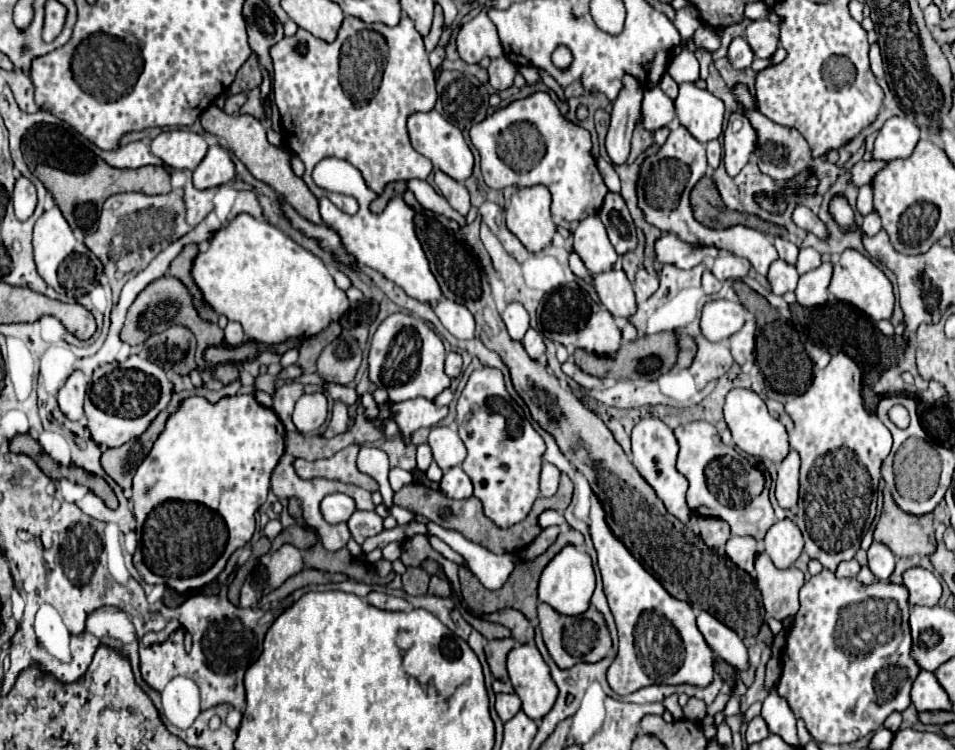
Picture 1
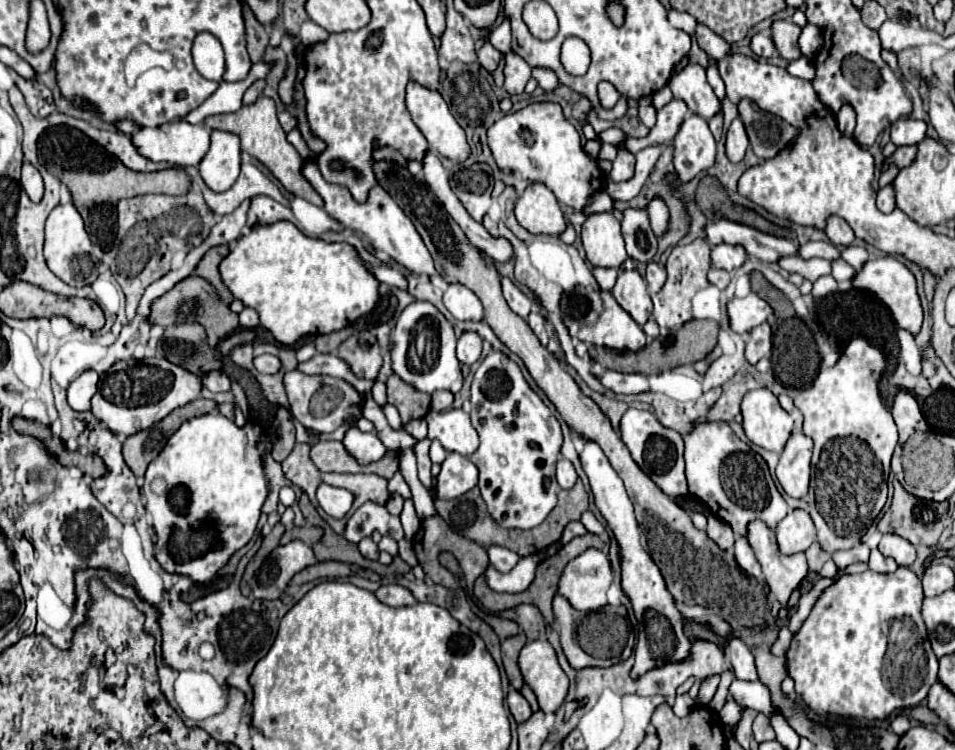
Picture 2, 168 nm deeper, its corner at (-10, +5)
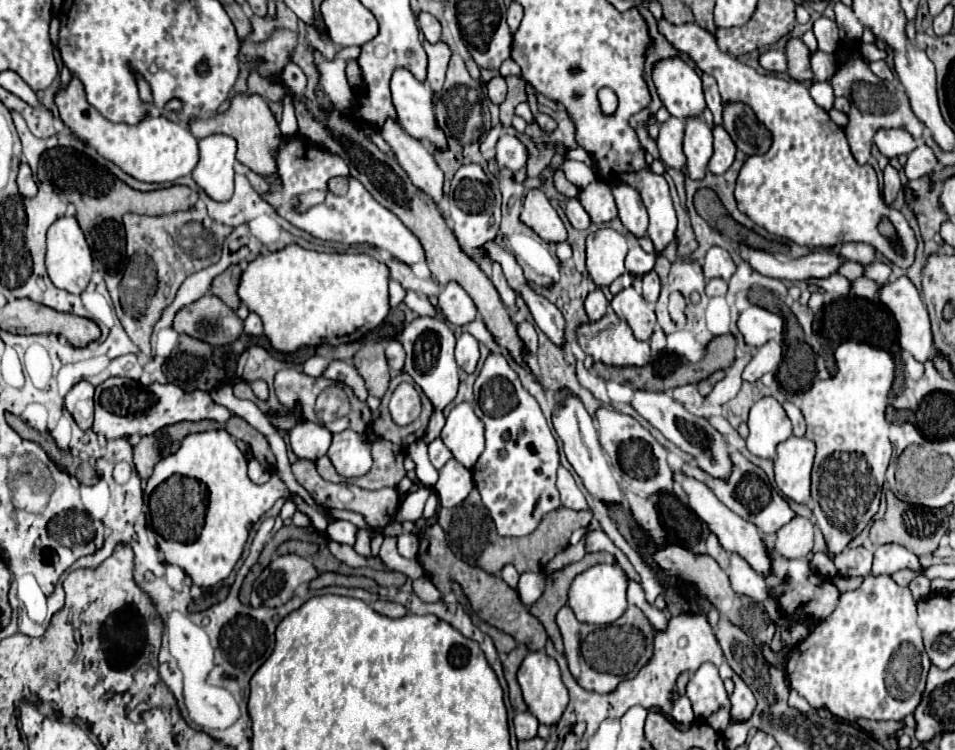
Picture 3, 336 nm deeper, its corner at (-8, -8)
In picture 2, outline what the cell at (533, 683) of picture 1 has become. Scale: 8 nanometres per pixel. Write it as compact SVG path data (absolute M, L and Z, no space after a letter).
M545 638L527 642L519 654L519 668L525 684L535 692L539 708L545 714L555 712L567 696L569 678L561 670L553 646Z

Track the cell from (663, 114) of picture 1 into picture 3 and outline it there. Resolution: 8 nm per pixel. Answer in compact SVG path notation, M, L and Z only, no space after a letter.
M671 117L663 125L659 125L661 161L667 167L673 167L673 169L679 169L679 171L683 171L687 167L687 159L685 159L683 149L681 149L683 129L685 129L685 123L681 119L677 119L677 117Z

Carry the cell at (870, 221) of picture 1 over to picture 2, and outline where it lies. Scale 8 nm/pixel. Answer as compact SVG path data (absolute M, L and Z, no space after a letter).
M885 186L877 192L877 208L883 212L883 214L889 214L893 212L895 208L895 192L893 192L893 186Z

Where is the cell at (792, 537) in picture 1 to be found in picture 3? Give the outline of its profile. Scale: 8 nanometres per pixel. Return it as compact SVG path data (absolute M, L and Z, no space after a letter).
M793 517L775 535L775 551L787 559L807 557L813 549L813 523L805 517Z

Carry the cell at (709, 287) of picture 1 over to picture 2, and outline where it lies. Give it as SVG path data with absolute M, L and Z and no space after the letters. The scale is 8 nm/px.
M711 268L709 270L709 282L715 284L719 290L727 288L729 280L731 280L731 274L727 270L719 270L719 268Z

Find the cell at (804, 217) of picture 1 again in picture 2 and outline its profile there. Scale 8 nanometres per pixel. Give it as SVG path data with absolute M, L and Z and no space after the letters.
M829 216L829 218L827 218L825 234L827 234L827 238L829 238L835 246L839 246L839 248L841 248L841 246L849 246L849 244L853 242L853 238L855 238L851 226L849 226L843 218L839 218L839 216Z

